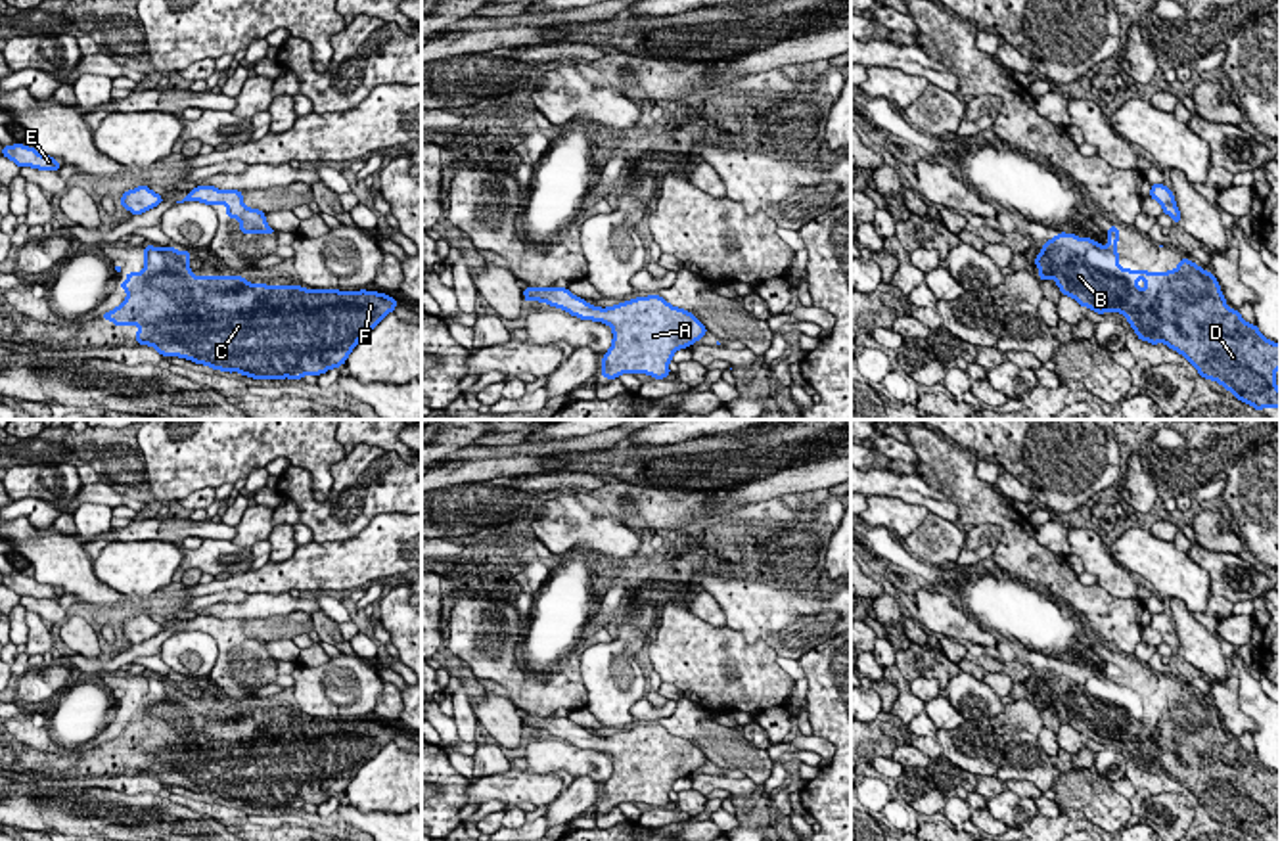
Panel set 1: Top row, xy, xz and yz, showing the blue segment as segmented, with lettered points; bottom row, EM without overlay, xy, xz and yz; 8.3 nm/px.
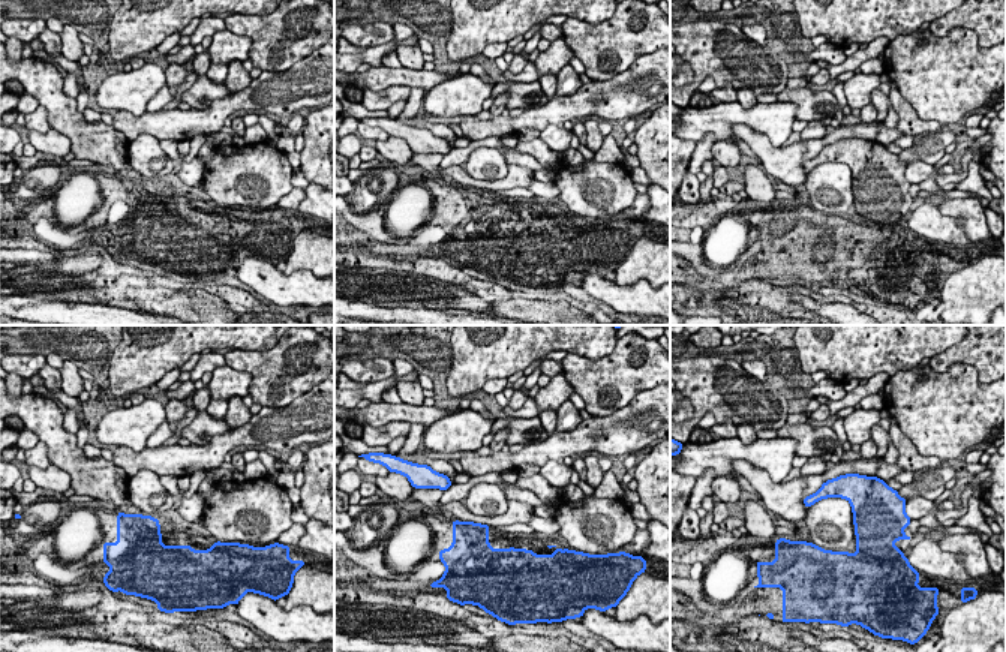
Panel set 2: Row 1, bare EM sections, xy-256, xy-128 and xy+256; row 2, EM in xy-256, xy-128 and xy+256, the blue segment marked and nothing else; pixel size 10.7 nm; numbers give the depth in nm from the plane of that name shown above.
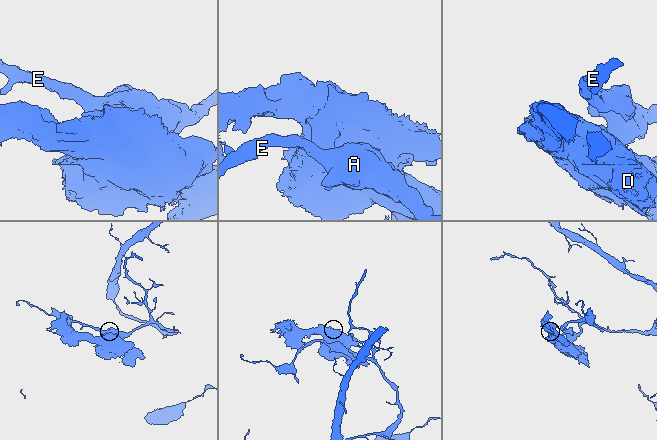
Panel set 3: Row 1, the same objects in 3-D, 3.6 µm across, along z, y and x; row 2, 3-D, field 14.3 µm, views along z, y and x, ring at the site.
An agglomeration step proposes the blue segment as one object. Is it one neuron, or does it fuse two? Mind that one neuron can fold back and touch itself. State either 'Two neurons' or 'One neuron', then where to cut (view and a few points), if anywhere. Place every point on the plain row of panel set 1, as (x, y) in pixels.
One neuron. No split

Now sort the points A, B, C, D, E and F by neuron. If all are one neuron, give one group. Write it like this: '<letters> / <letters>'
A B C D E F

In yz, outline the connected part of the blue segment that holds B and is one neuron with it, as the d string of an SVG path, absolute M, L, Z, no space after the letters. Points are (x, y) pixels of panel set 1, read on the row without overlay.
M1115 653L1106 676L1060 661L1035 686L1039 711L1052 707L1060 722L1102 745L1121 741L1138 768L1175 778L1255 839L1280 837L1280 774L1226 736L1217 707L1188 686L1167 701L1121 697L1117 671Z

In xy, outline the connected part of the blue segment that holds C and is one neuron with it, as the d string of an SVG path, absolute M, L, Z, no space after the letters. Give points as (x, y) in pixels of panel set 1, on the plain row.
M144 676L144 699L126 701L119 718L126 728L103 749L138 755L136 774L146 772L161 785L178 785L220 801L240 801L253 808L303 808L347 791L358 770L399 734L377 720L305 718L293 715L249 713L236 705L194 705L192 680Z

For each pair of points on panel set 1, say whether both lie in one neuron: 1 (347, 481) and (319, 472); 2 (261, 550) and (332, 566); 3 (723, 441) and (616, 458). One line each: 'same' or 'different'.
1: different
2: different
3: same

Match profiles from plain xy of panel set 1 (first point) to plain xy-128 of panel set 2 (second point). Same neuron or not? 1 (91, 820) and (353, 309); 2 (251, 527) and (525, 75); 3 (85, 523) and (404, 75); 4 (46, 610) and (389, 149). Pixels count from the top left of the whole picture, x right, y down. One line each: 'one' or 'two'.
1: two
2: two
3: two
4: two

